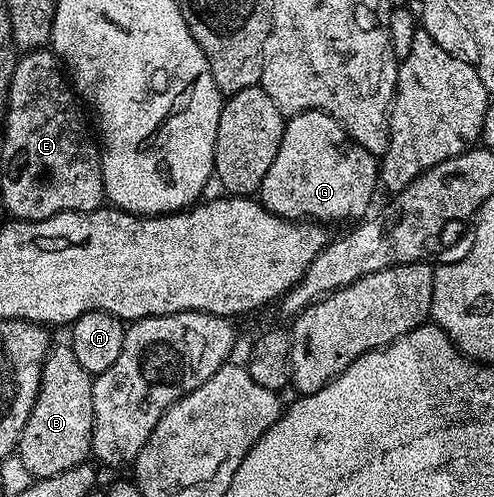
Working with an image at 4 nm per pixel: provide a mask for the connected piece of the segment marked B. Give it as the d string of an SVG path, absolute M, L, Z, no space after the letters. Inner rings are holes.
M53 344L49 348L42 366L40 390L30 411L30 419L22 431L18 450L22 463L26 463L26 471L30 471L33 478L58 476L89 460L94 423L93 380L93 374L78 363L71 344Z

